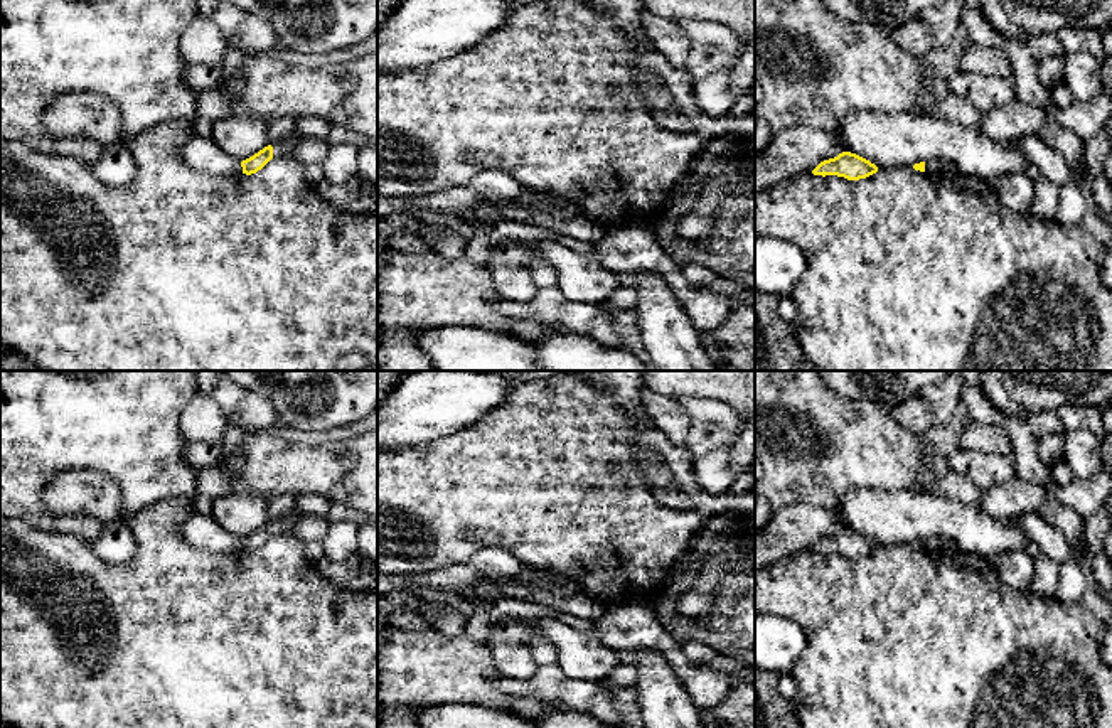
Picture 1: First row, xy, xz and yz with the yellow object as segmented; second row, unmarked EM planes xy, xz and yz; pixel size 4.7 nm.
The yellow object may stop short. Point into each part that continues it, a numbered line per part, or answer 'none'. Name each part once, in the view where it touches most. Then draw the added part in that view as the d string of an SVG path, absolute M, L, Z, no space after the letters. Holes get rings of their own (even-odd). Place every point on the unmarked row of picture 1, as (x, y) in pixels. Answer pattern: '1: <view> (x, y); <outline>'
1: xy (285, 524); M295 509L288 517L285 517L281 521L270 521L273 524L273 534L293 531L293 526L295 526L298 517L300 517L300 511Z

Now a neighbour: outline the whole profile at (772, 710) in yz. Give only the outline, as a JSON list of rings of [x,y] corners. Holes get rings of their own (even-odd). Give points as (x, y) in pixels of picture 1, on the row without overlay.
[[[755,666],[755,728],[802,728],[795,701],[785,699],[778,689],[778,676]]]

